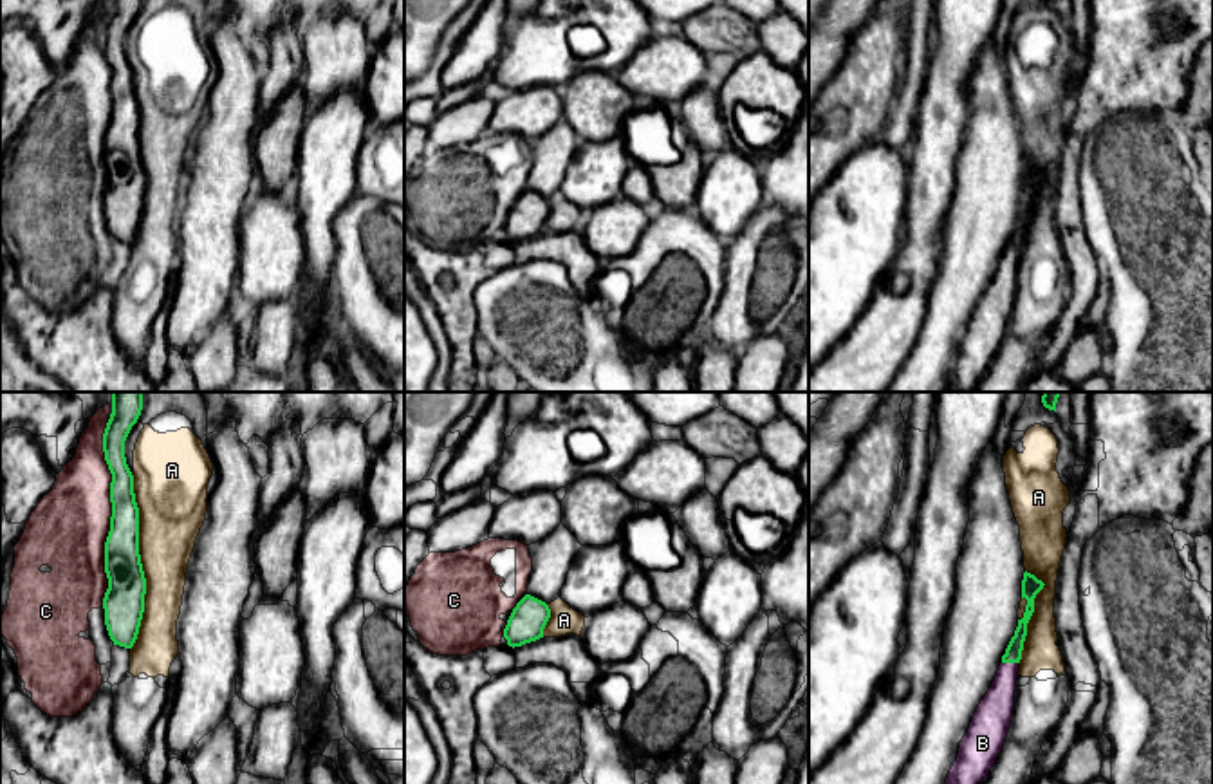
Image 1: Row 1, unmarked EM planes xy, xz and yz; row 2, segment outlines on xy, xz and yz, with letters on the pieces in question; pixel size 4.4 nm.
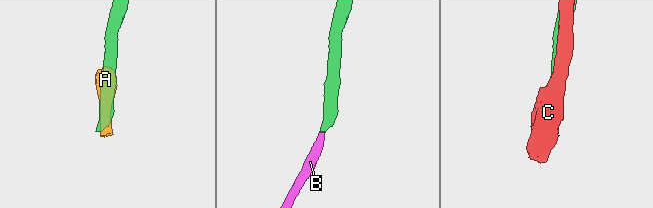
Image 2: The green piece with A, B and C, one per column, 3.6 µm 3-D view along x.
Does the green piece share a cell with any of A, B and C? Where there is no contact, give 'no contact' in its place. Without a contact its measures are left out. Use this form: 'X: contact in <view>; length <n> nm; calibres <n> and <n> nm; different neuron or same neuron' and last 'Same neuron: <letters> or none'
A: contact in xy; length 800 nm; calibres 180 and 280 nm; different neuron
B: contact in yz; length 80 nm; calibres 80 and 160 nm; same neuron
C: contact in xy; length 800 nm; calibres 170 and 360 nm; different neuron
Same neuron: B

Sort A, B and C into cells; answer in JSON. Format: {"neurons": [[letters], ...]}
{"neurons": [["A"], ["B"], ["C"]]}

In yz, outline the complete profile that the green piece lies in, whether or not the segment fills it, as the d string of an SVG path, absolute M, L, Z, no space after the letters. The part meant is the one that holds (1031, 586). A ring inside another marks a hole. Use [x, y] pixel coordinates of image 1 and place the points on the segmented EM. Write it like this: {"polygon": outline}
{"polygon": "M1023 573L1022 598L1027 600L1023 618L1018 620L1018 627L1002 656L996 676L969 723L946 784L978 784L989 775L1004 748L1014 710L1016 677L1027 623L1034 612L1034 598L1043 585L1034 574Z"}

